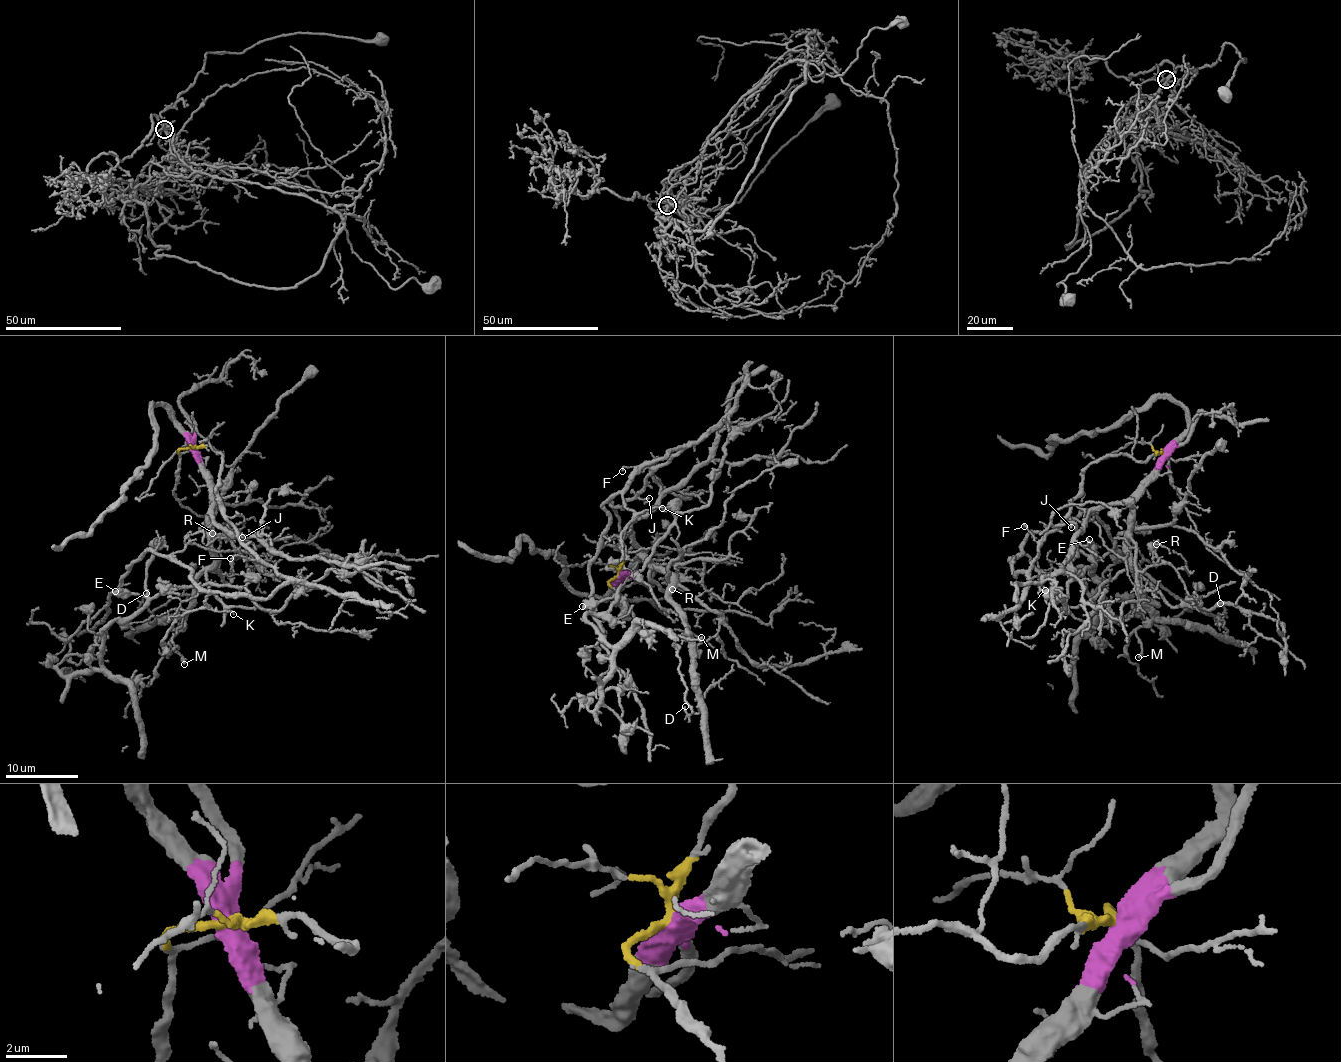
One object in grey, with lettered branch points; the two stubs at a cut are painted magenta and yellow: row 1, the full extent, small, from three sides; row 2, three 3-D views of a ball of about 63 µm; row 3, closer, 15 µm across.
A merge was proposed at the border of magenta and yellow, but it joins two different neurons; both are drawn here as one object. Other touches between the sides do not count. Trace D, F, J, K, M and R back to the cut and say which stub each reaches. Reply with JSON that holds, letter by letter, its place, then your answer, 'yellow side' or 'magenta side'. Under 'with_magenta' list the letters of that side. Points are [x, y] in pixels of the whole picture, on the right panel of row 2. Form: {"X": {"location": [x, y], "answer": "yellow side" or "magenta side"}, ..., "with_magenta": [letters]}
{"D": {"location": [1220, 603], "answer": "magenta side"}, "F": {"location": [1024, 526], "answer": "yellow side"}, "J": {"location": [1071, 527], "answer": "yellow side"}, "K": {"location": [1045, 590], "answer": "yellow side"}, "M": {"location": [1138, 657], "answer": "magenta side"}, "R": {"location": [1156, 544], "answer": "magenta side"}, "with_magenta": ["D", "M", "R"]}

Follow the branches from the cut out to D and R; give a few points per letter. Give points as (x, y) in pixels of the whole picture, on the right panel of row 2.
D: (1163, 454), (1132, 496), (1130, 567), (1141, 600), (1161, 618), (1197, 622), (1222, 635), (1226, 630), (1220, 603)
R: (1163, 454), (1132, 496), (1131, 530), (1134, 561), (1139, 571), (1162, 561), (1150, 546), (1153, 542), (1156, 544)

